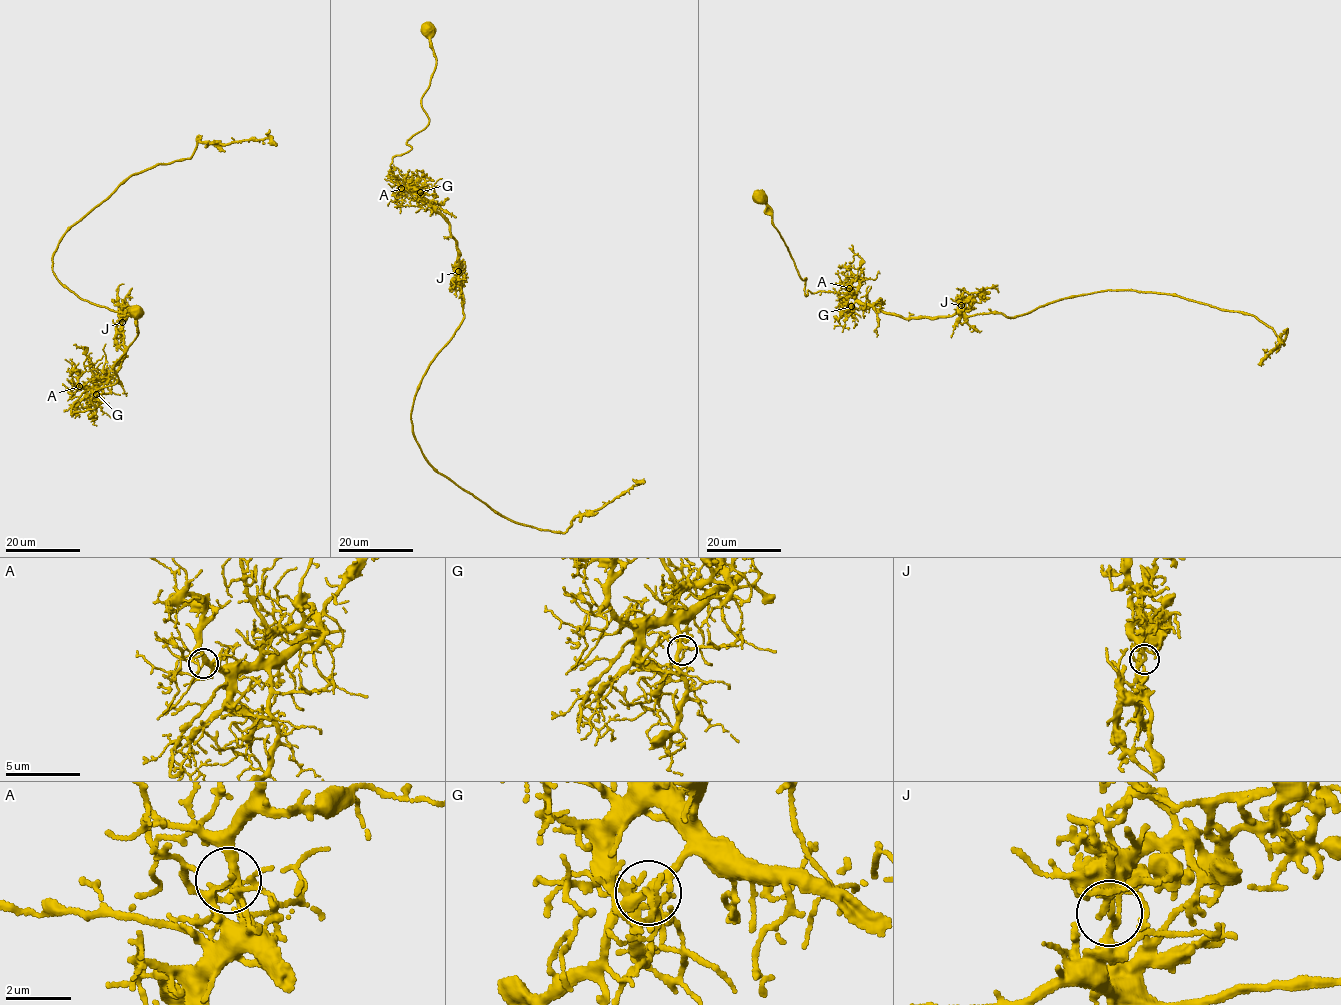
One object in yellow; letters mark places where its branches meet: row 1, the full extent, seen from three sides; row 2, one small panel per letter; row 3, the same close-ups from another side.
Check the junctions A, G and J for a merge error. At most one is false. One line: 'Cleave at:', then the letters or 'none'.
Cleave at: J

